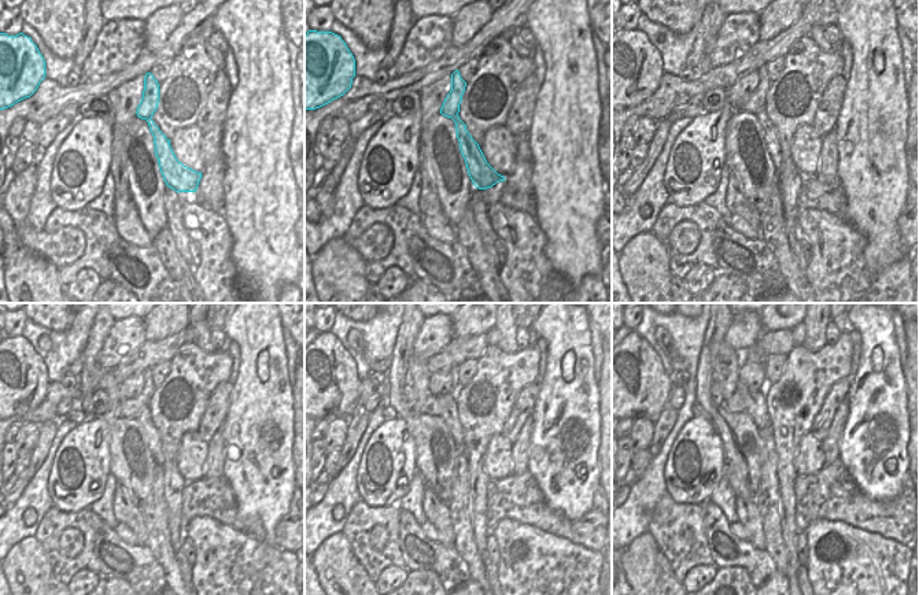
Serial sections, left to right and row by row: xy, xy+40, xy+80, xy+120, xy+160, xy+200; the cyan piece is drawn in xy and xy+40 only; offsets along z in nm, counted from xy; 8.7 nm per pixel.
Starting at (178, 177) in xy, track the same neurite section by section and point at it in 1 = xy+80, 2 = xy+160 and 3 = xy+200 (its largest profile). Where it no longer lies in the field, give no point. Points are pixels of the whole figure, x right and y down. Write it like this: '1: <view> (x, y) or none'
1: xy+80 (755, 104)
2: xy+160 (445, 406)
3: xy+200 (753, 403)

